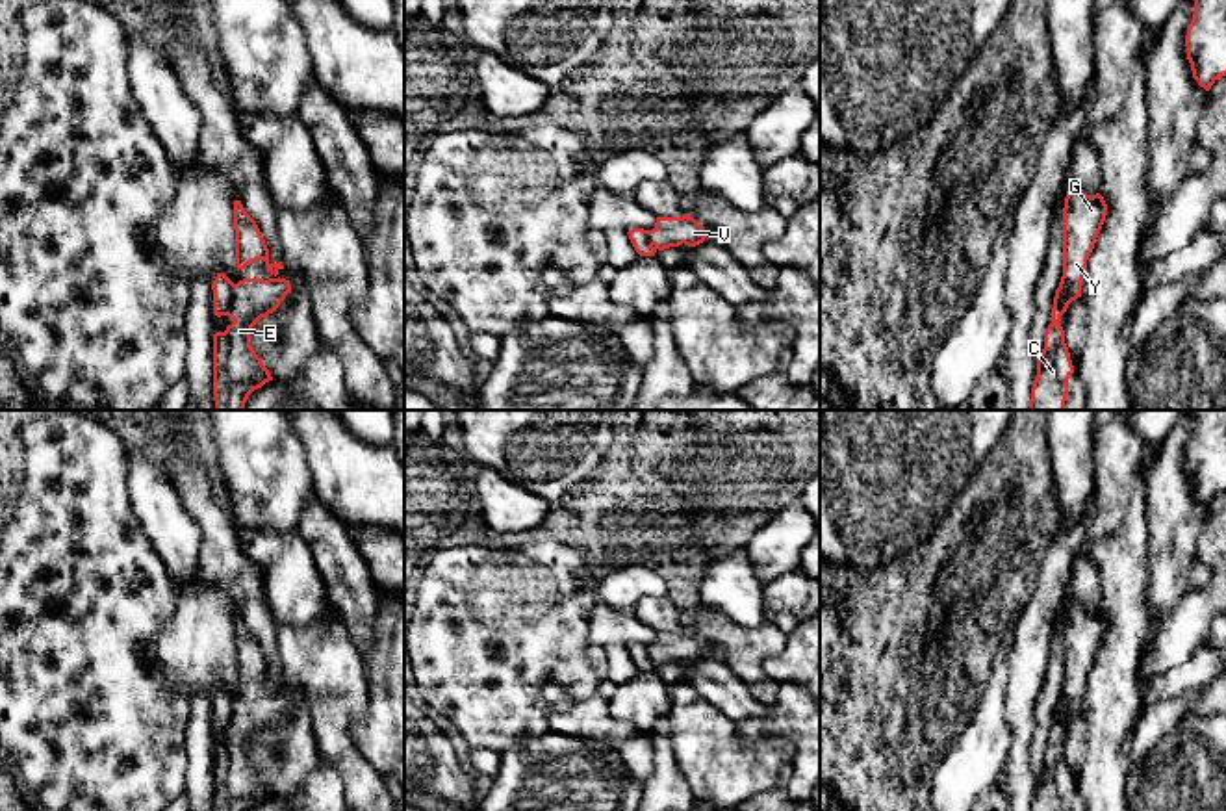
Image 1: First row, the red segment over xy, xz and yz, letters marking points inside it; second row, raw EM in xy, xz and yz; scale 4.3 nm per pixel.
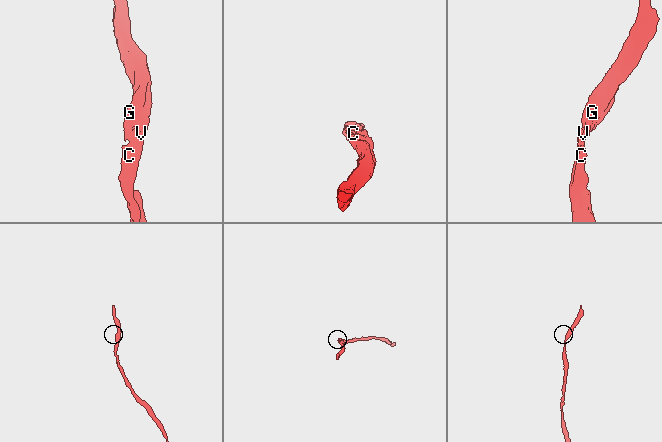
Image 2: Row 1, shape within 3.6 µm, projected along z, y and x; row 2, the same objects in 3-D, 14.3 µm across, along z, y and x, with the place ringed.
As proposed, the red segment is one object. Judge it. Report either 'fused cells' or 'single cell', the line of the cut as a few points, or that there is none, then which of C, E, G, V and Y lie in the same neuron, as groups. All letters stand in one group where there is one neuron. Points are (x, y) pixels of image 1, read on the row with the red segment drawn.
single cell | no cut | C E G V Y

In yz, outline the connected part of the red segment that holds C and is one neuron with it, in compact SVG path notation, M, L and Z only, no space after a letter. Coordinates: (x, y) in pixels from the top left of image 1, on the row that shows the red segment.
M1070 182L1063 208L1063 277L1054 297L1052 323L1044 332L1044 349L1037 358L1029 410L1065 410L1074 366L1059 321L1068 304L1081 297L1087 260L1105 215L1107 204L1100 193L1091 197Z

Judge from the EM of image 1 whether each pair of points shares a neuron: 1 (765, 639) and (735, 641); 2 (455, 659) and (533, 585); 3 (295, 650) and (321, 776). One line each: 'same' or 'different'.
1: same
2: same
3: different

